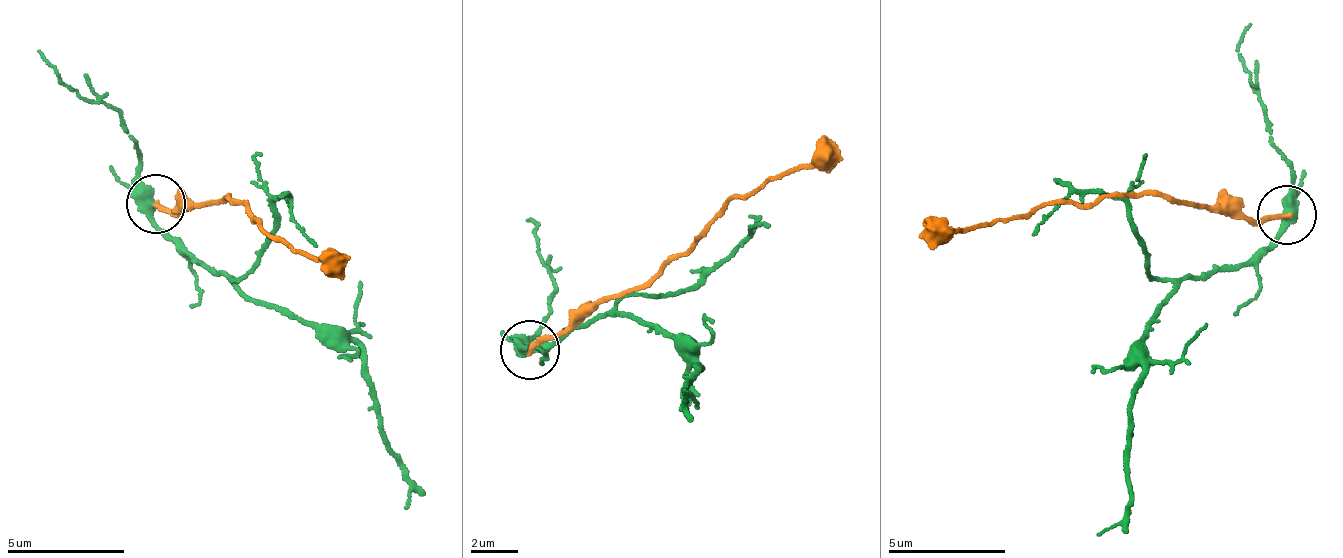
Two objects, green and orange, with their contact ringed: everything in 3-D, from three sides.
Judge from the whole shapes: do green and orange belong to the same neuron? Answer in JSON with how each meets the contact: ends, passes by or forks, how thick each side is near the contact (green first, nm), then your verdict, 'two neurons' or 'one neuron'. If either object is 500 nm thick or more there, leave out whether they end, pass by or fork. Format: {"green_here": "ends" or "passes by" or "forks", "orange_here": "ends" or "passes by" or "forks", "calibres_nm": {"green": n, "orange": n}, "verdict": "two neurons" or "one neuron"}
{"green_here": "passes by", "orange_here": "ends", "calibres_nm": {"green": 480, "orange": 220}, "verdict": "two neurons"}

